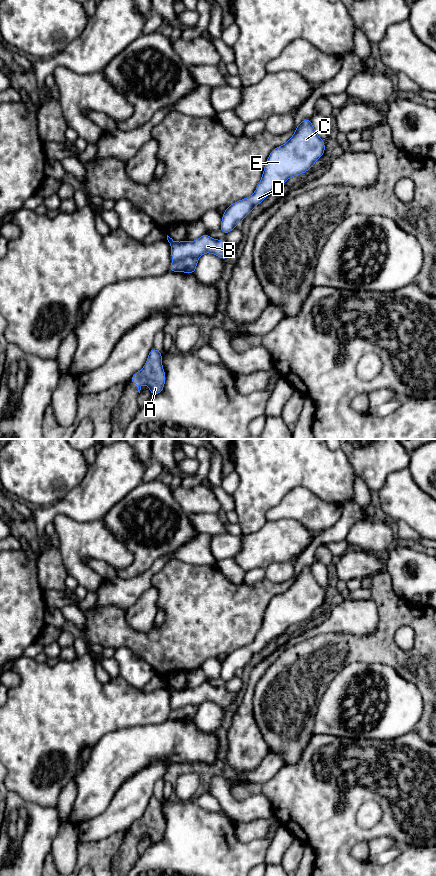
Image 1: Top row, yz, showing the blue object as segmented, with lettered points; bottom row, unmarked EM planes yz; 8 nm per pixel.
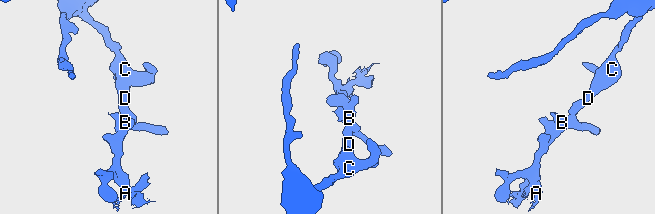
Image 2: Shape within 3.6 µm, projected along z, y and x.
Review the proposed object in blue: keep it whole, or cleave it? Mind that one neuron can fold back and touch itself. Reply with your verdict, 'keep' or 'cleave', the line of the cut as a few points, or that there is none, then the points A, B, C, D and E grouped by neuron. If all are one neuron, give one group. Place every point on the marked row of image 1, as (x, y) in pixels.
cleave; cut yz (198, 257), (185, 257), (173, 261); groups A / B C D E

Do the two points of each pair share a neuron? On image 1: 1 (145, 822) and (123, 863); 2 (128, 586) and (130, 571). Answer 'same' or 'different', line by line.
1: same
2: different

